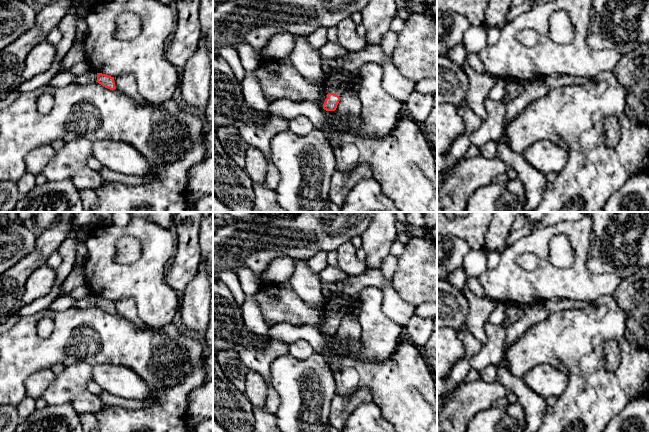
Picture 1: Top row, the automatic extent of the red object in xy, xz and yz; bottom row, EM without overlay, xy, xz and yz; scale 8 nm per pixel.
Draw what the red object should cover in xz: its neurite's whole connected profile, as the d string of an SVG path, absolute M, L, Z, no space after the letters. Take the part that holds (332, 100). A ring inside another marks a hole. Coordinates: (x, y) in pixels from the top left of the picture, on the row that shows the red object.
M340 72L327 76L328 94L323 104L324 110L336 110L340 97L346 92L350 80Z

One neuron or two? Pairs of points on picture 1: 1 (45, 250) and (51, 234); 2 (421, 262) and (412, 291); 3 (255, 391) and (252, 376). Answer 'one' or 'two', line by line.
1: one
2: one
3: one

